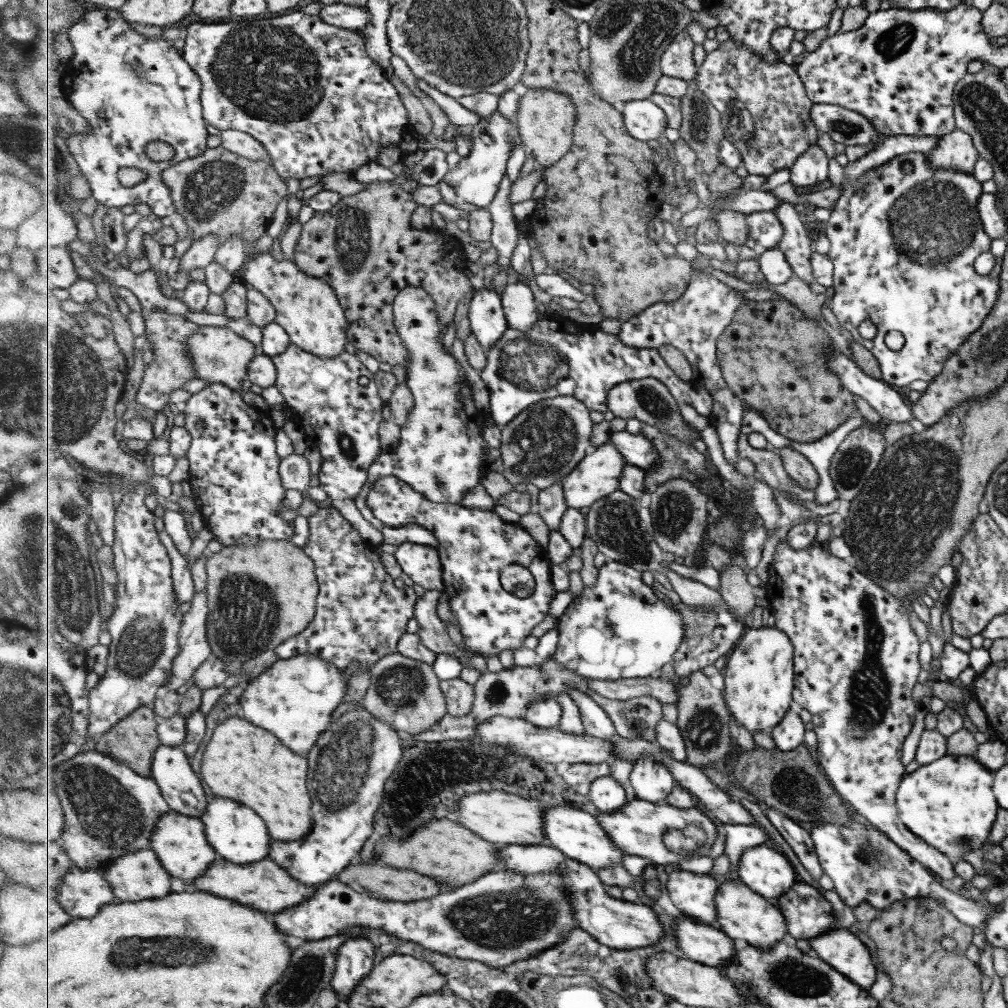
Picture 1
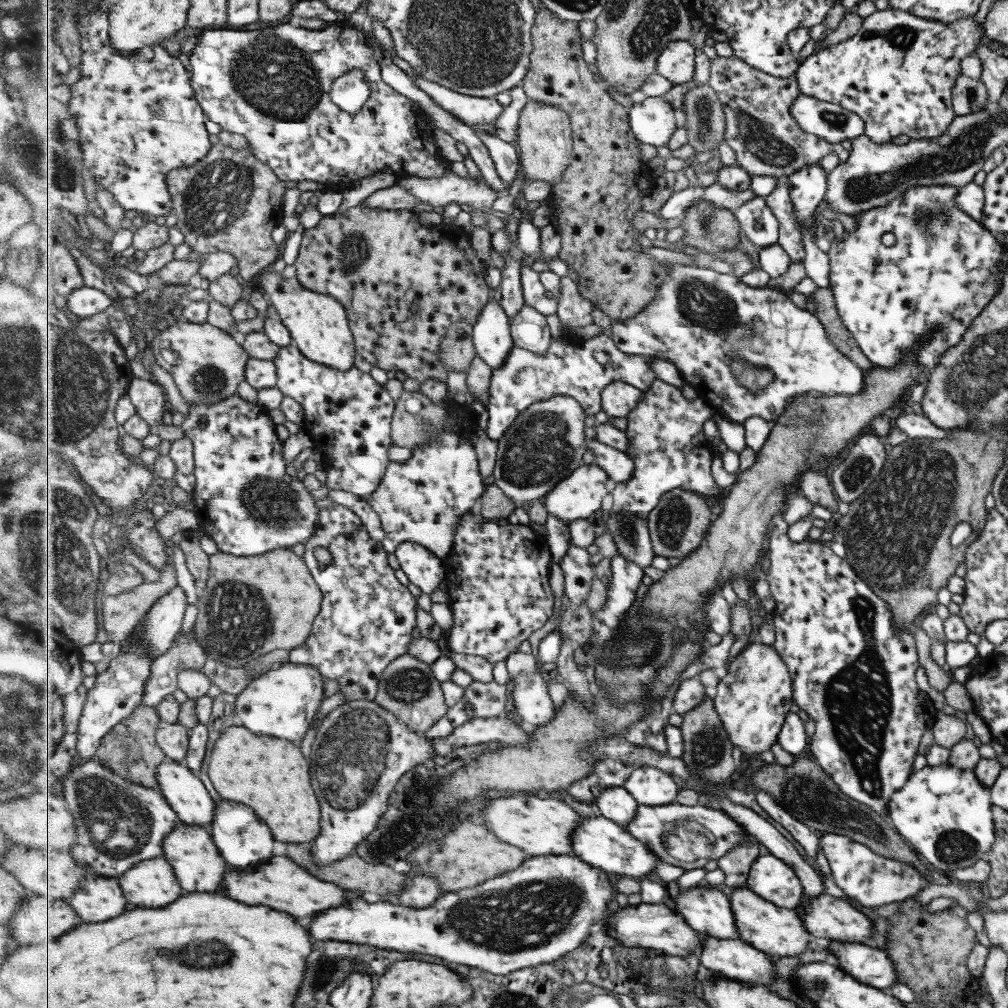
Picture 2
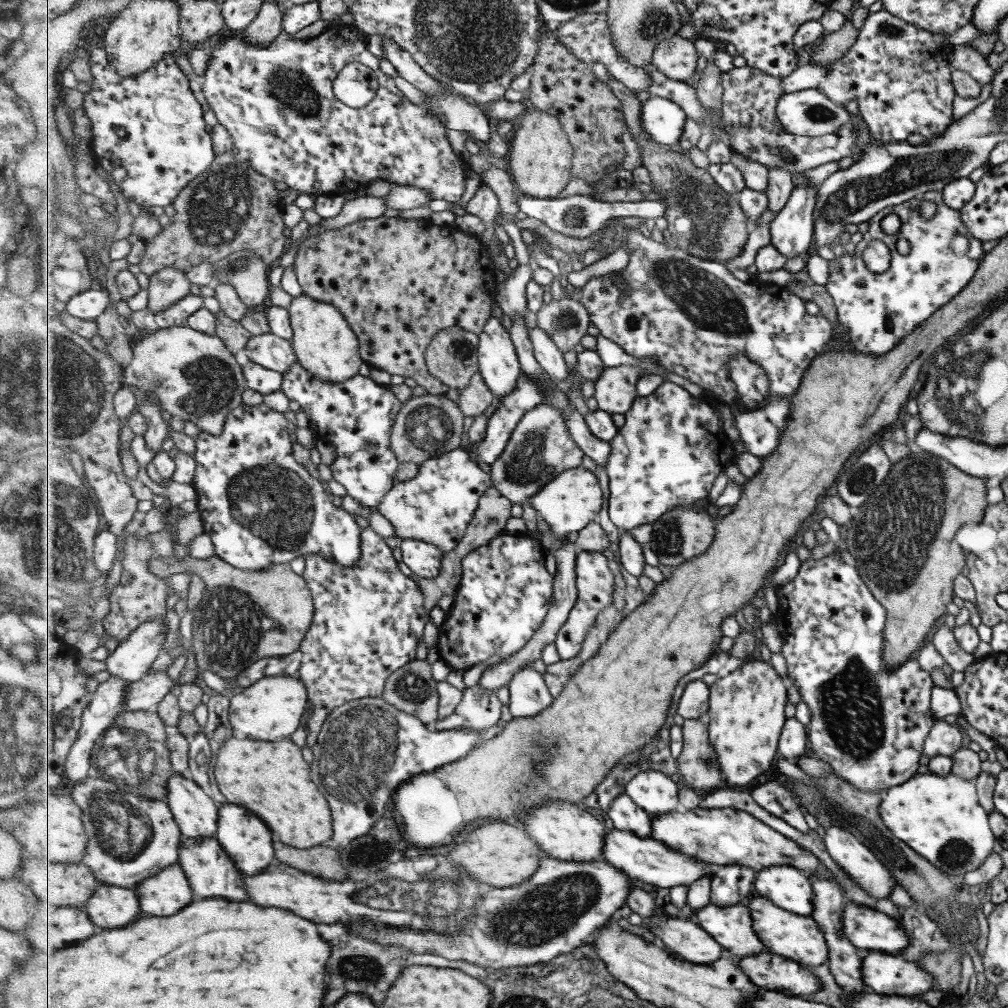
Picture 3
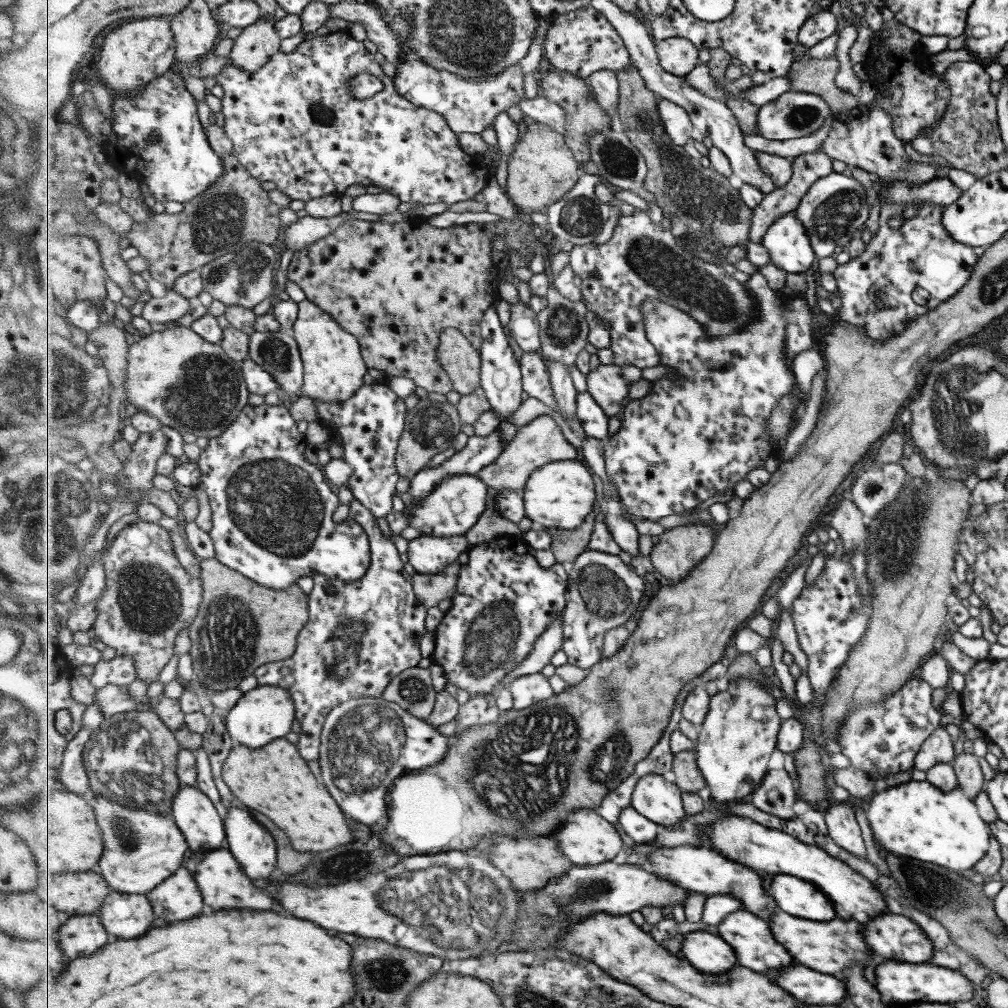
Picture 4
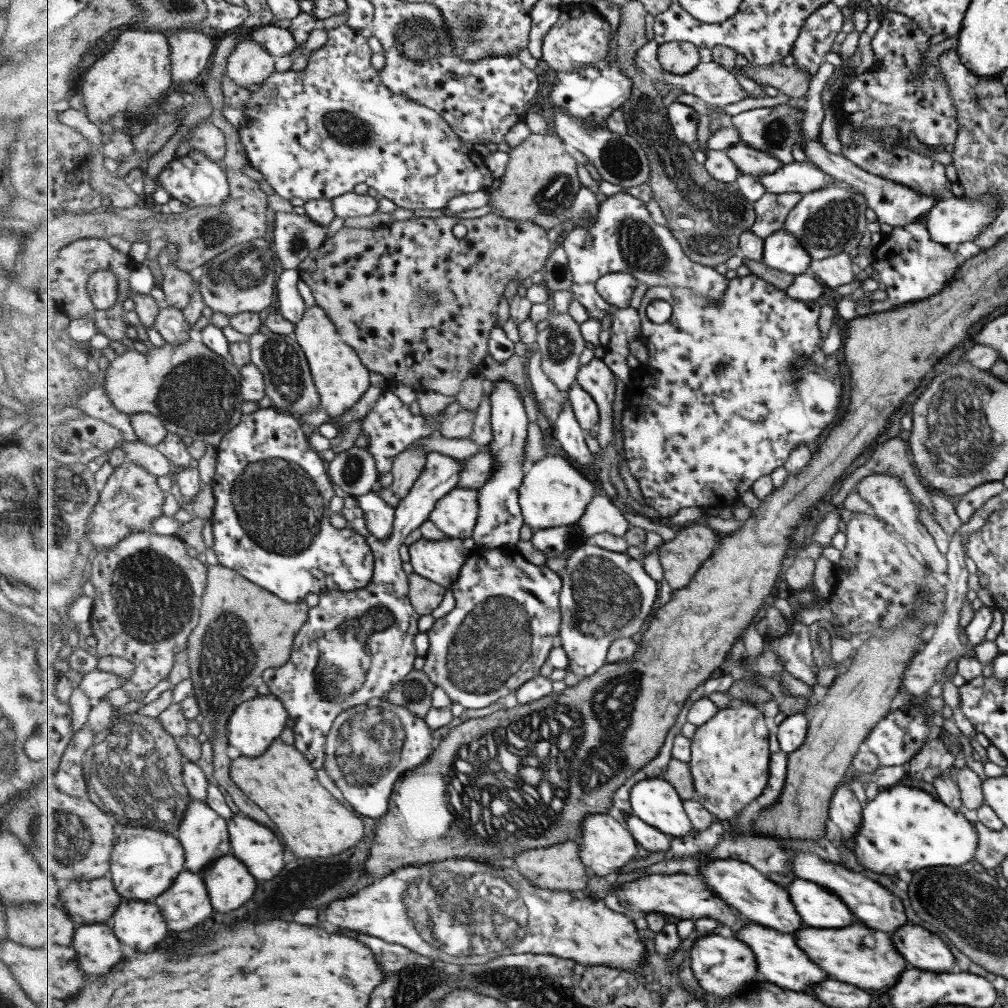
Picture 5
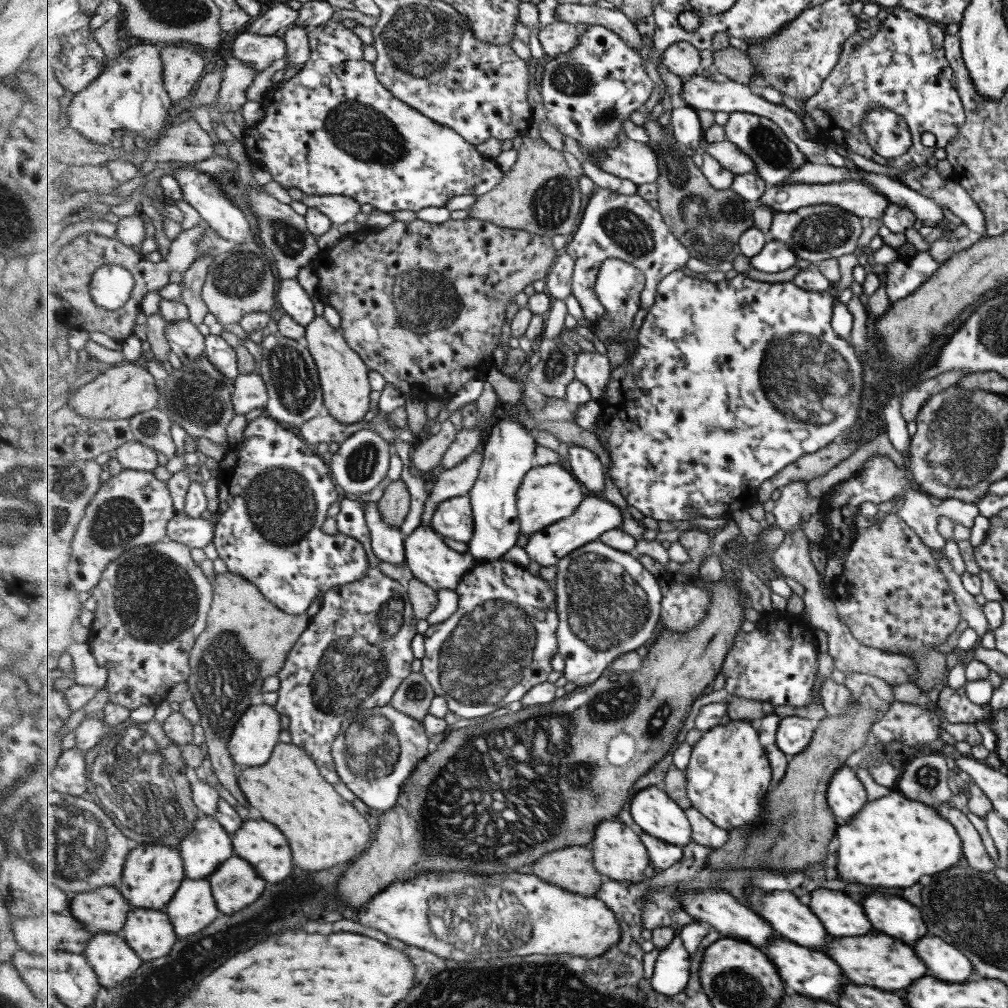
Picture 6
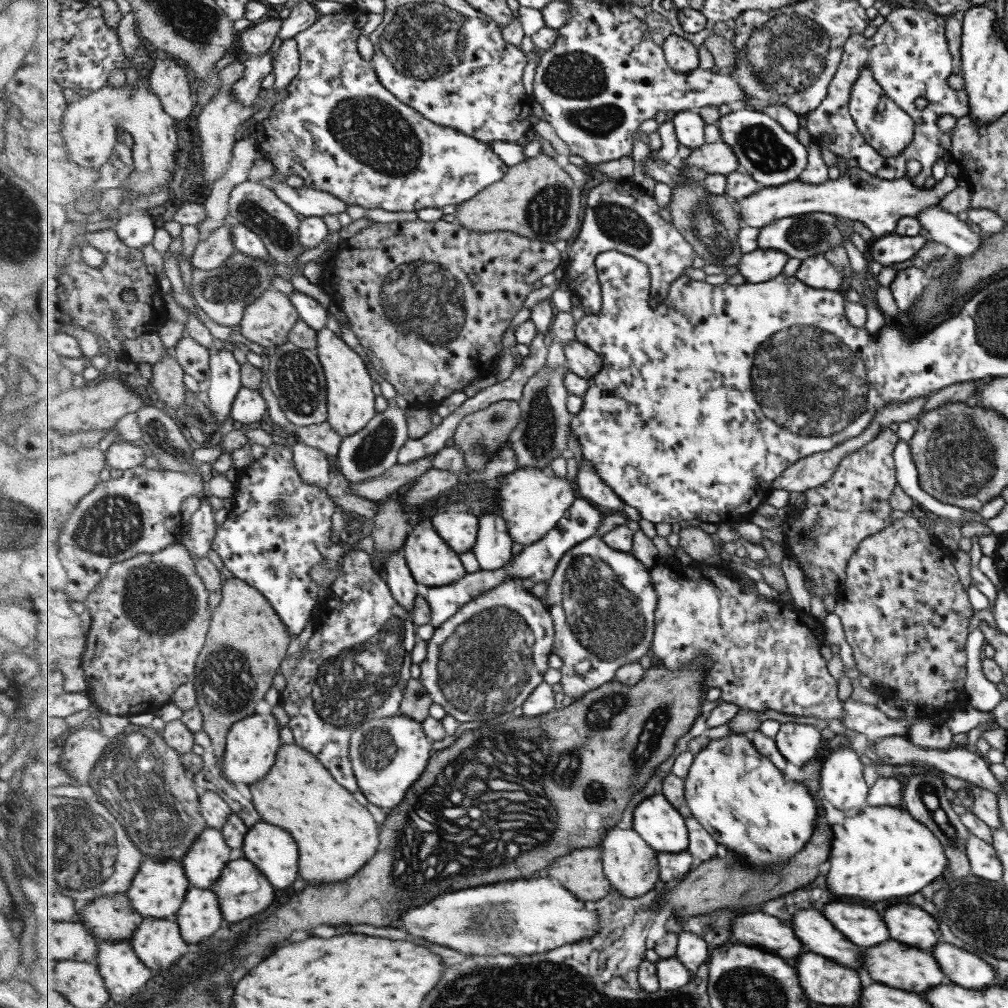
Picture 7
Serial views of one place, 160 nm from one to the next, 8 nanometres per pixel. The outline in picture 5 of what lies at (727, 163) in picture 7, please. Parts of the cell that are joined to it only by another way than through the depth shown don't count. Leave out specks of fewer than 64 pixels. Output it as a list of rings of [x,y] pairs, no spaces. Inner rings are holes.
[[[738,143],[727,149],[728,157],[740,168],[741,174],[772,175],[787,165],[778,159],[778,156],[772,155],[764,150],[749,147],[744,143]]]

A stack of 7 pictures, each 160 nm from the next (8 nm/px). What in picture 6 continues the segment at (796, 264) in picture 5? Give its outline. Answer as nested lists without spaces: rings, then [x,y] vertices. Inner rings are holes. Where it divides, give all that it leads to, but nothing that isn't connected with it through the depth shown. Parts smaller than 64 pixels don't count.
[[[771,239],[759,254],[750,260],[753,268],[775,274],[793,268],[797,264],[797,258],[797,253],[787,242]]]

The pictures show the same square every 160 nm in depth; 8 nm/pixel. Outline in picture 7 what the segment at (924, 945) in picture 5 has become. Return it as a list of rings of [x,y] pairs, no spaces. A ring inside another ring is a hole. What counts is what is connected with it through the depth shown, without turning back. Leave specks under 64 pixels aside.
[[[937,941],[929,954],[937,961],[945,979],[951,980],[952,984],[959,984],[971,990],[983,990],[997,982],[993,969],[981,960],[980,956],[965,949]]]

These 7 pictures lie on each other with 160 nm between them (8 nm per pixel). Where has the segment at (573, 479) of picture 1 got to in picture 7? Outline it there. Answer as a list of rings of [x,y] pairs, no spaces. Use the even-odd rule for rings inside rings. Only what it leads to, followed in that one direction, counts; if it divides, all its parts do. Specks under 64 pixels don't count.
[[[521,466],[517,471],[499,478],[493,495],[501,518],[508,522],[509,534],[514,542],[526,547],[544,539],[549,531],[559,526],[569,508],[579,499],[573,490],[575,487],[565,477],[548,474],[542,468]]]

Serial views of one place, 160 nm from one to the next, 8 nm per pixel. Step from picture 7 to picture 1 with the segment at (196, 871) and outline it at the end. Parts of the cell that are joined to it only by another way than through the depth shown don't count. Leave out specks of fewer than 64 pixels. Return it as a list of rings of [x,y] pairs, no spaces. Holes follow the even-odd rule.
[[[163,745],[157,747],[155,759],[153,759],[152,777],[160,785],[164,797],[170,804],[173,811],[192,816],[201,817],[208,808],[209,798],[207,792],[201,784],[201,778],[193,772],[191,764],[189,764],[188,753],[184,751],[184,747],[179,745]]]

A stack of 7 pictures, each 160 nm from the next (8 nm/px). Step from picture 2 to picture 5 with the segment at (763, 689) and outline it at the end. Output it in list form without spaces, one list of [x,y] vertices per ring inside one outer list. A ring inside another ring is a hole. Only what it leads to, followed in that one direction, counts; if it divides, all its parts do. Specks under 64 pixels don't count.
[[[743,701],[721,709],[709,722],[696,729],[689,762],[696,788],[695,798],[721,822],[732,823],[749,802],[764,794],[770,777],[771,726],[761,706]]]

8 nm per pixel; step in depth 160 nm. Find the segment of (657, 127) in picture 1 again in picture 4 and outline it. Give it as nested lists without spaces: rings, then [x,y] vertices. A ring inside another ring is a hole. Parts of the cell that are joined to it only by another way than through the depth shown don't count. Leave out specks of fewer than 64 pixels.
[[[663,98],[658,102],[658,109],[665,131],[675,144],[685,146],[689,139],[696,138],[697,133],[690,114],[682,106]]]

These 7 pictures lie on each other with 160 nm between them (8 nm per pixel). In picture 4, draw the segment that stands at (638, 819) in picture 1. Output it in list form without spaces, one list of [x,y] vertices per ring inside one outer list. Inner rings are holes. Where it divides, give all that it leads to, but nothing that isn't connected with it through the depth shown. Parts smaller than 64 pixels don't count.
[[[730,814],[705,827],[702,840],[705,846],[747,868],[773,875],[798,876],[809,881],[832,901],[837,918],[844,921],[856,920],[864,924],[871,917],[887,913],[882,896],[866,878],[851,870],[846,863],[829,856],[822,848],[805,844],[785,830],[772,829],[752,818]]]

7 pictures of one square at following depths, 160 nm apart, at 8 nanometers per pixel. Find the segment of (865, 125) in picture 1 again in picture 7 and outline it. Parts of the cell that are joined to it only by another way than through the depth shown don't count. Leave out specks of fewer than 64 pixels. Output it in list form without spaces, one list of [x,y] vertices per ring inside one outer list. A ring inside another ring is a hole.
[[[738,107],[723,115],[719,122],[723,141],[733,147],[741,170],[752,174],[763,188],[777,187],[799,180],[808,164],[808,149],[799,144],[797,136],[779,126],[763,112],[753,108]]]

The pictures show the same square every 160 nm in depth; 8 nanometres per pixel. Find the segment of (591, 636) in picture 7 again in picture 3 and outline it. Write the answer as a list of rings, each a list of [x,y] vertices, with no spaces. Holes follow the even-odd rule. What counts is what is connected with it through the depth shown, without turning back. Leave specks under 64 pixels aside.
[[[579,551],[576,560],[577,582],[578,586],[578,599],[575,603],[575,608],[567,620],[561,631],[559,631],[556,645],[563,660],[575,659],[580,655],[581,649],[587,640],[589,630],[595,628],[597,620],[600,619],[601,612],[605,612],[611,608],[613,602],[613,572],[607,564],[607,558],[601,552],[595,551]]]

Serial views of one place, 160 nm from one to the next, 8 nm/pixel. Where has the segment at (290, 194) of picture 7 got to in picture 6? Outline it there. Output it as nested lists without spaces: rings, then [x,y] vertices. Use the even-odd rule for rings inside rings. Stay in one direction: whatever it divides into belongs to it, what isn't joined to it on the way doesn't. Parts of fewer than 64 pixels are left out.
[[[309,194],[306,195],[303,203],[307,207],[316,208],[327,214],[335,225],[353,221],[353,218],[361,212],[362,205],[356,198],[343,195],[313,196]]]

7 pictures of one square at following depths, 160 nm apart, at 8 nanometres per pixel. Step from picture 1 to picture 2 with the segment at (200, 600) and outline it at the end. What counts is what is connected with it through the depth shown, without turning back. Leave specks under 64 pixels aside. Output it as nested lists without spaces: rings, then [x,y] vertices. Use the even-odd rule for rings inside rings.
[[[193,631],[189,634],[181,633],[176,641],[172,644],[172,647],[161,656],[158,656],[153,661],[152,677],[148,681],[146,691],[144,694],[143,704],[151,707],[156,707],[166,696],[169,696],[175,692],[178,688],[178,674],[182,669],[200,669],[203,668],[203,664],[207,662],[207,651],[201,646],[201,643],[197,640],[196,632]]]

